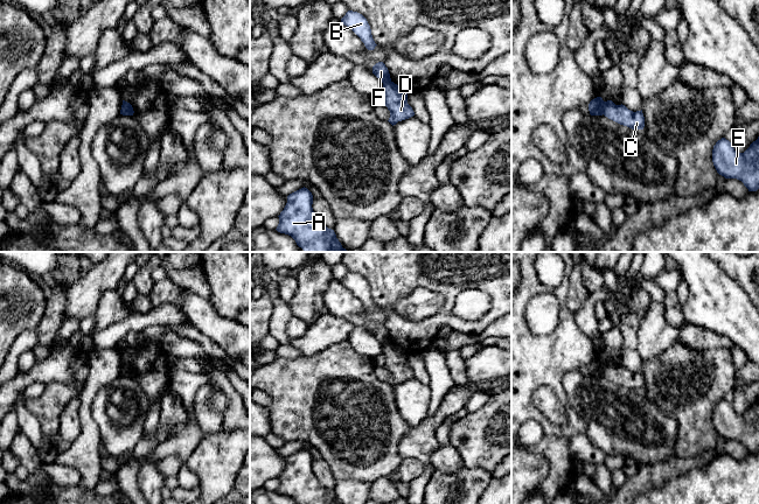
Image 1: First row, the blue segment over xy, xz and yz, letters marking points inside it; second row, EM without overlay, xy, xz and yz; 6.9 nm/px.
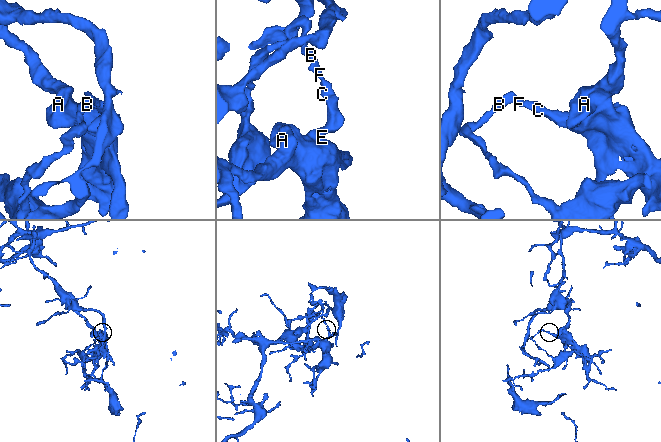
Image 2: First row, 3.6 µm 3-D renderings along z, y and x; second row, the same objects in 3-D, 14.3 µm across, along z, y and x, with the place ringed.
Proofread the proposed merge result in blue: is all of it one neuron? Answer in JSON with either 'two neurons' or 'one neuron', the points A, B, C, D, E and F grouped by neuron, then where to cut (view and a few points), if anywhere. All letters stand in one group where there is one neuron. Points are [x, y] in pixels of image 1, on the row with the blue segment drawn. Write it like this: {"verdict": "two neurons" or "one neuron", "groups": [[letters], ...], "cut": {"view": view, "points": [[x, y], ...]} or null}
{"verdict": "two neurons", "groups": [["A", "C", "D", "E"], ["B", "F"]], "cut": {"view": "yz", "points": [[605, 102], [601, 113]]}}

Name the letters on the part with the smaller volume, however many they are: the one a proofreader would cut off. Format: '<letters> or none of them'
B, F

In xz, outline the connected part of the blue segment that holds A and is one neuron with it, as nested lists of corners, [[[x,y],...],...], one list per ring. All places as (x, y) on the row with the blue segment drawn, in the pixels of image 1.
[[[305,187],[290,194],[276,230],[291,236],[304,252],[346,252],[334,230],[318,220],[312,204],[313,195]]]

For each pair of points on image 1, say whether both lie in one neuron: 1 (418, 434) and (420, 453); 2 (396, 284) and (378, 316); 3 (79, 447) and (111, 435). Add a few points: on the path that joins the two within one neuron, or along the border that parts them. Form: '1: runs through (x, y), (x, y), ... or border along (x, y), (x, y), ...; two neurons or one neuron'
1: runs through (419, 439), (420, 448); one neuron
2: border along (377, 306), (387, 312), (384, 323); two neurons
3: border along (90, 413), (97, 426), (101, 442); two neurons

